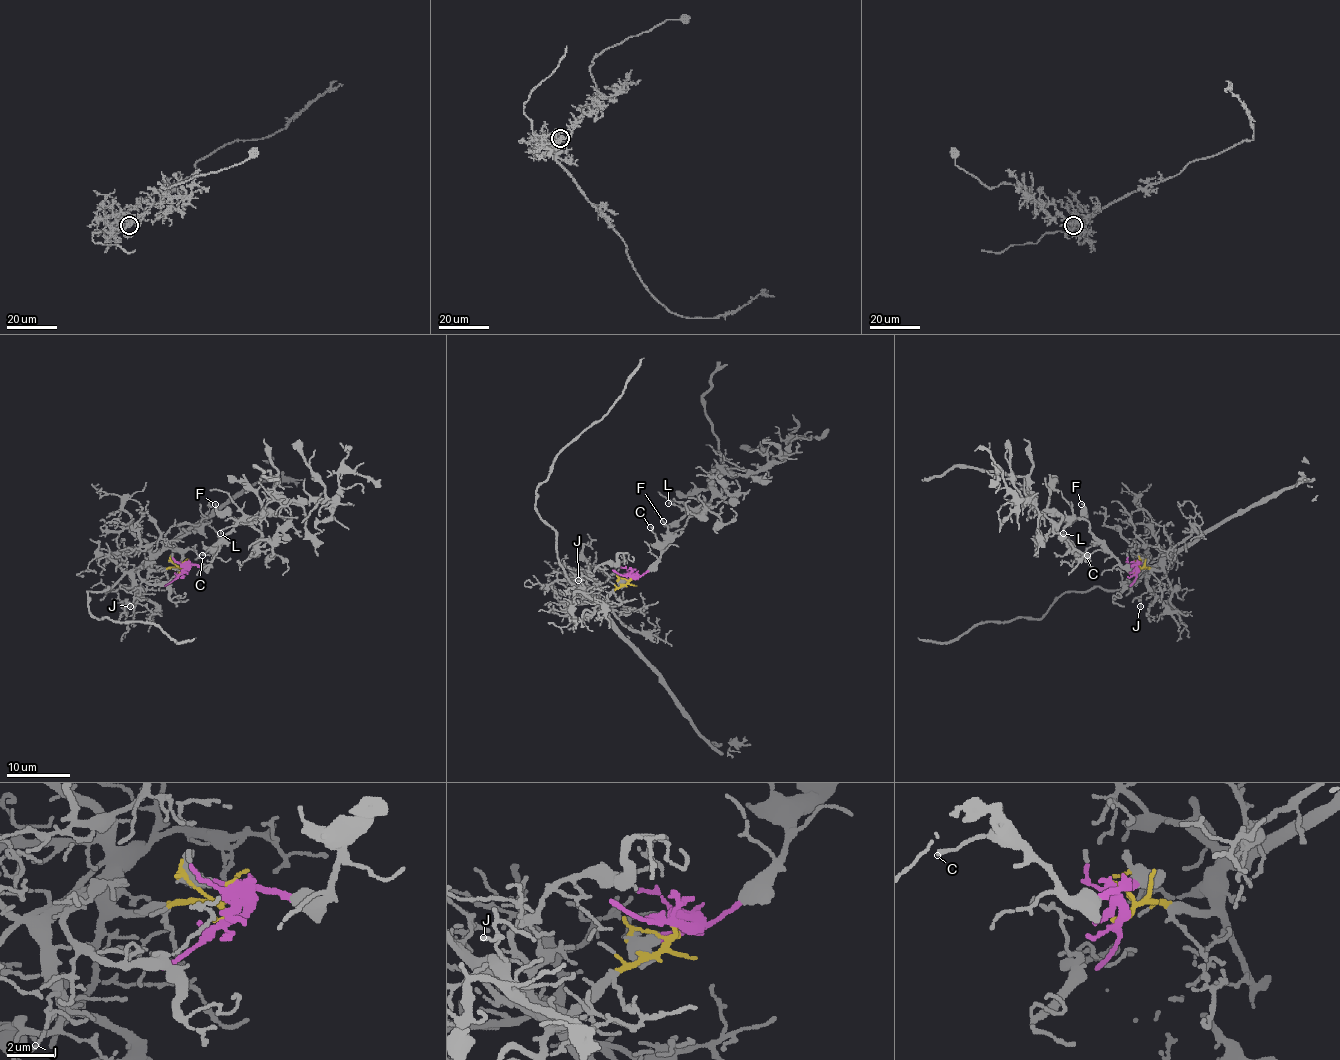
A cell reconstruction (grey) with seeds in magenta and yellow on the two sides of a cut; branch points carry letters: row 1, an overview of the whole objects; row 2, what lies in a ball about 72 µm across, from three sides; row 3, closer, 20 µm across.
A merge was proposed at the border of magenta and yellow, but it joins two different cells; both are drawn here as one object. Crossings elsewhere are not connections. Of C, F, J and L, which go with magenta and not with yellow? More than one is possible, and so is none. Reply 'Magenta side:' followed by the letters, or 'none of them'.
Magenta side: C, F, L

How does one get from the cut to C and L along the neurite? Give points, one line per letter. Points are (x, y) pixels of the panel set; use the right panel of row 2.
C: (1136, 573), (1136, 565), (1123, 565), (1100, 550), (1086, 554)
L: (1136, 573), (1136, 565), (1123, 565), (1091, 532), (1085, 519), (1077, 518), (1062, 534)

